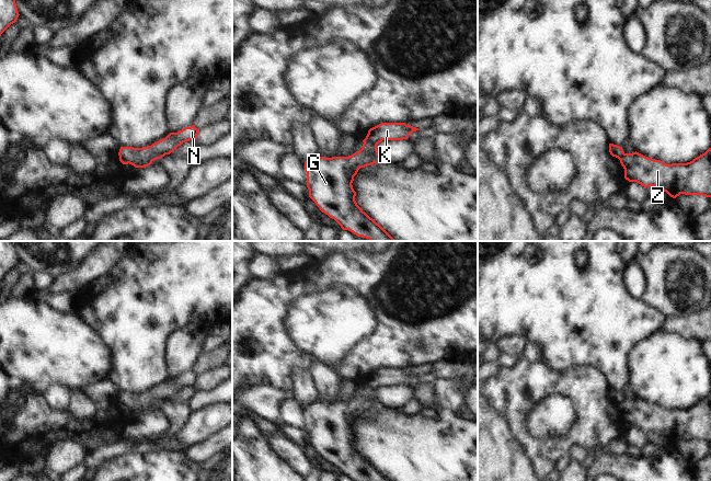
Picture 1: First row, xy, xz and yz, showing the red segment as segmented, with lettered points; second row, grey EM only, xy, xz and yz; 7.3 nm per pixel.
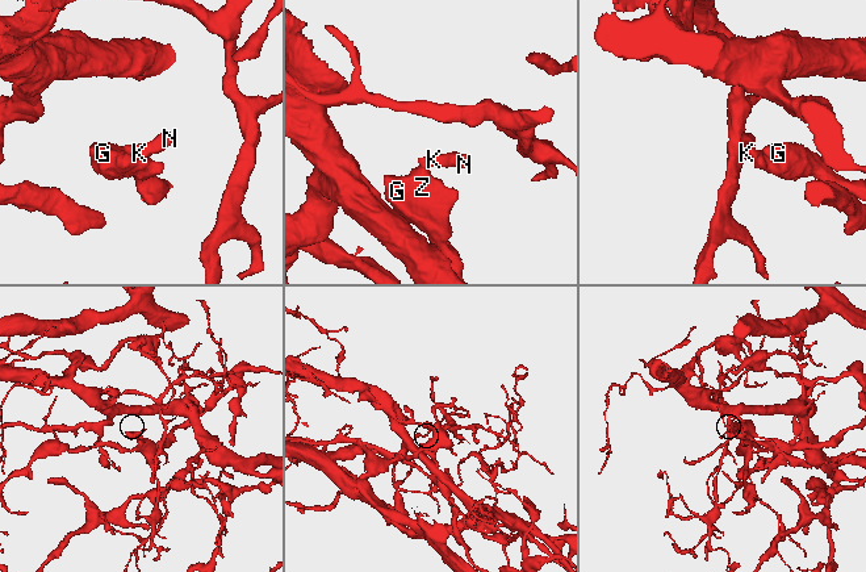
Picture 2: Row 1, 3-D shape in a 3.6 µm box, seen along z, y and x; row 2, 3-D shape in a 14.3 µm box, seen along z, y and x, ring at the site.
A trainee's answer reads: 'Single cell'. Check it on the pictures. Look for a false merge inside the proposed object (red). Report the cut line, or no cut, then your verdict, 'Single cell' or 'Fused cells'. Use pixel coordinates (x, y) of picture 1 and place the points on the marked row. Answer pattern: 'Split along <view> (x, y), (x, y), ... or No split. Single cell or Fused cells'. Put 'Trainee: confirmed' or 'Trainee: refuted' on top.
Trainee: refuted
Split along xz (366, 137), (376, 145). Fused cells

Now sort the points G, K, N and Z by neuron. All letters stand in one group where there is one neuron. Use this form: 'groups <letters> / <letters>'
groups G Z / K N

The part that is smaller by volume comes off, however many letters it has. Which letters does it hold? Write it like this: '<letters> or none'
K, N

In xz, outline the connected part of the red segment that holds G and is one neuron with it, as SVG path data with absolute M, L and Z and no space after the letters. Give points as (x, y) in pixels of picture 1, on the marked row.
M365 138L363 142L362 149L348 157L317 156L305 161L309 197L343 230L370 241L394 241L355 201L352 183L358 170L386 162L374 141Z

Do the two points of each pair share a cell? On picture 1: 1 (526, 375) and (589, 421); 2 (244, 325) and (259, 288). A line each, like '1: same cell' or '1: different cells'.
1: same cell
2: same cell

